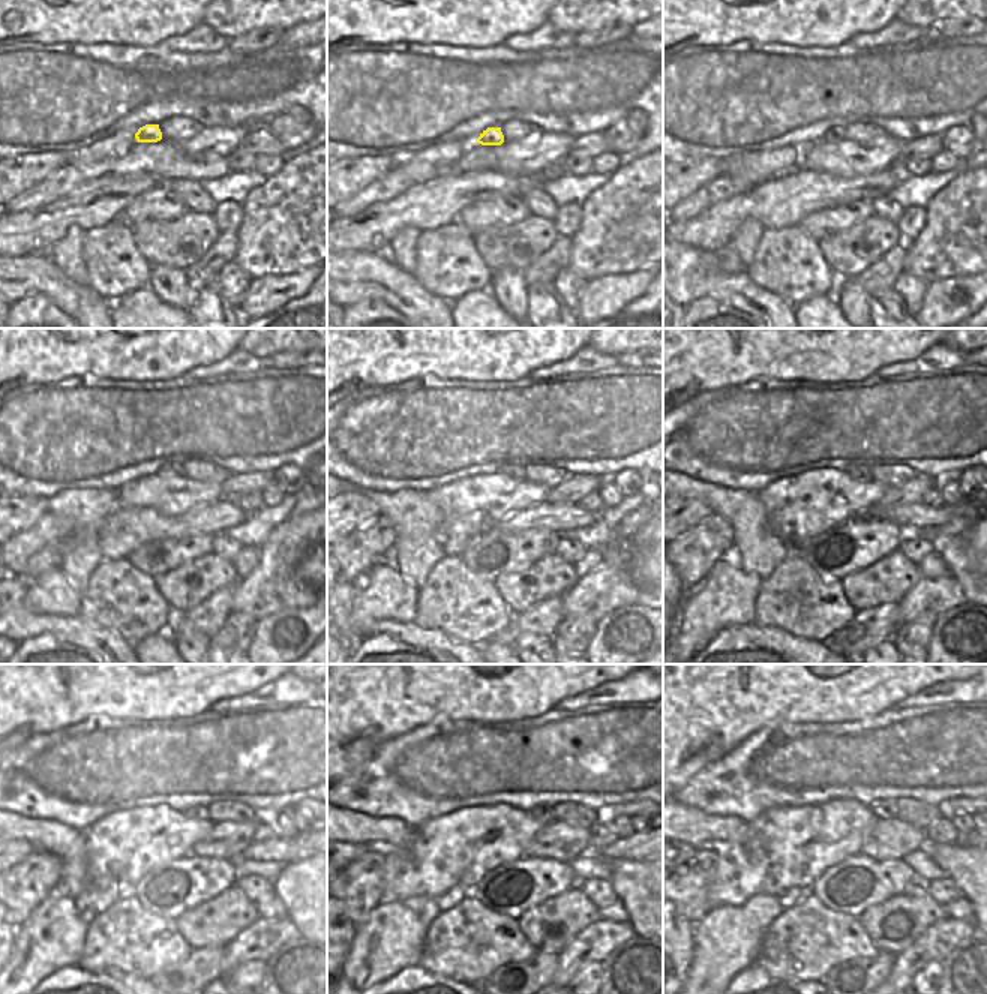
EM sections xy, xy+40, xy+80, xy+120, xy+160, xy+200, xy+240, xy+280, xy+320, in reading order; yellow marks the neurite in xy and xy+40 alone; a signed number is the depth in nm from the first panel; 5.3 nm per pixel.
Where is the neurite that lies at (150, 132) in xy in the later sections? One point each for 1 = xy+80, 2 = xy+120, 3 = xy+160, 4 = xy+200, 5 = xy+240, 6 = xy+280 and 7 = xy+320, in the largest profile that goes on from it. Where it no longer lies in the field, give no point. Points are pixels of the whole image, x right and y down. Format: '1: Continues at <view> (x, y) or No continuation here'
1: Continues at xy+80 (836, 134)
2: Continues at xy+120 (167, 471)
3: Continues at xy+160 (515, 471)
4: Continues at xy+200 (857, 473)
5: Continues at xy+240 (200, 813)
6: Continues at xy+280 (543, 813)
7: Continues at xy+320 (885, 808)

